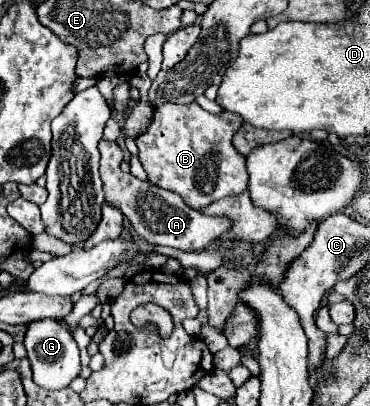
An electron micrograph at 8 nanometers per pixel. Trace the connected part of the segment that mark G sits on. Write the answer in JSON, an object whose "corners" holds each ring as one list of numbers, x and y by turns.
{"corners":[[51,318,45,320,35,320,27,326,25,332,25,348,27,348,27,358,31,362,33,368,33,380,39,386,45,386,49,390,57,390,57,388,65,388,69,386,69,382,79,376,81,370,81,362,79,362,79,348,77,342,73,340,73,336,57,322]]}

